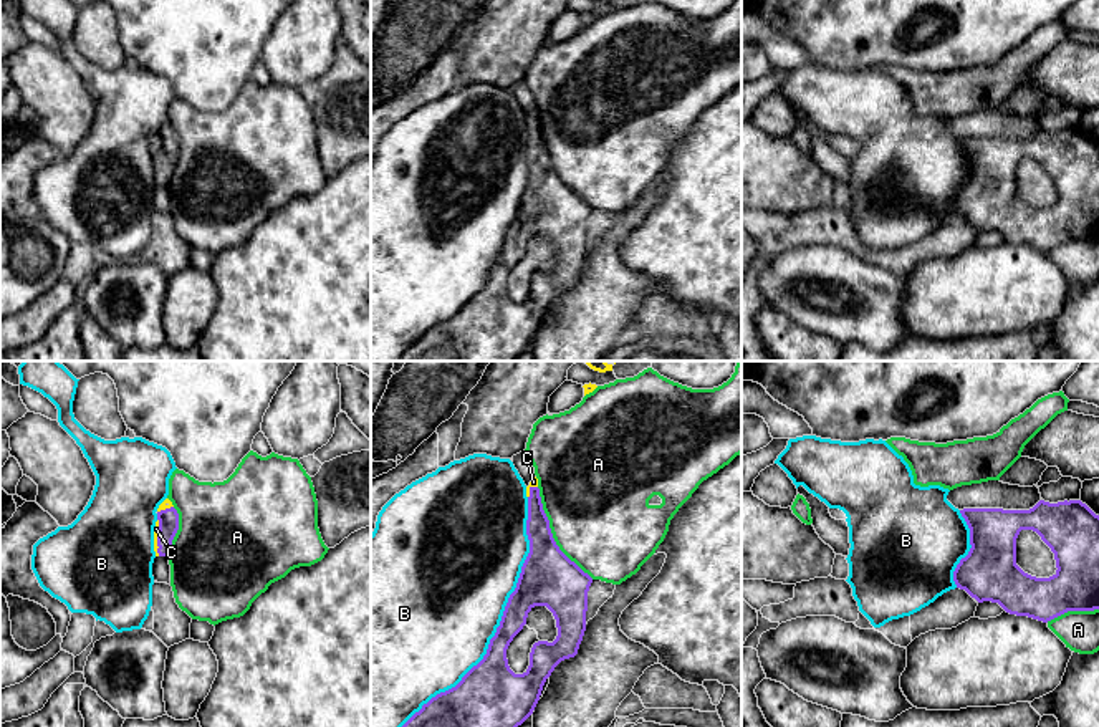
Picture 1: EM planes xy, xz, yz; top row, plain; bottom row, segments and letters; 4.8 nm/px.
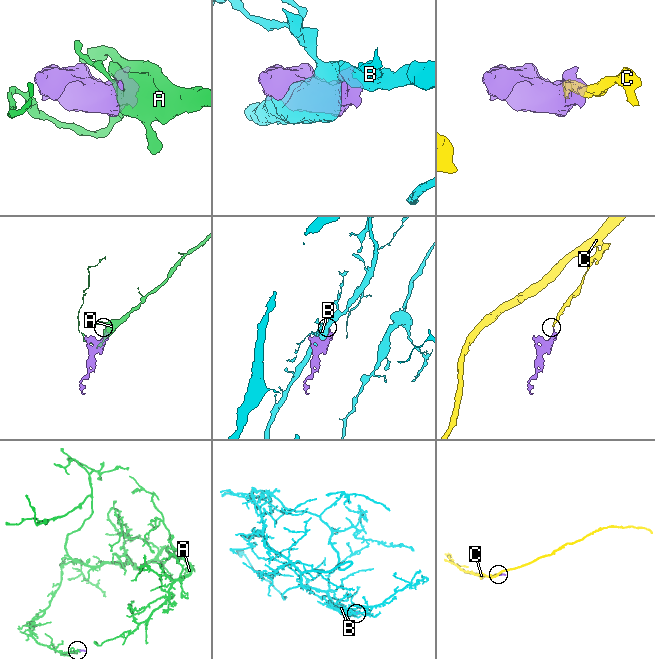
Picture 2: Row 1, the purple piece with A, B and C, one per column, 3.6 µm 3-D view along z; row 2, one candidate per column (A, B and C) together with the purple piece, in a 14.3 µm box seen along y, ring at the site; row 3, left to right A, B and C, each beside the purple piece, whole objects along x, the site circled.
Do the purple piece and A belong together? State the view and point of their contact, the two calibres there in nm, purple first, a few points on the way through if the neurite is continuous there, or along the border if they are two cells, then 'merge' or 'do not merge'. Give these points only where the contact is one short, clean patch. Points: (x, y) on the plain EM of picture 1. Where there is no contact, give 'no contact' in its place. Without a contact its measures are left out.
meets purple in xz at (551, 164); 280 nm thick on the purple side, 500 nm on the other; do not merge

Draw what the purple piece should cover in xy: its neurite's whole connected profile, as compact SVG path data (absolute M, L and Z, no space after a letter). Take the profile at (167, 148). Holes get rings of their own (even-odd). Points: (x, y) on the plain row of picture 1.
M166 128L157 137L157 151L154 156L154 181L156 185L167 185L172 169L179 159L179 142L172 131Z

